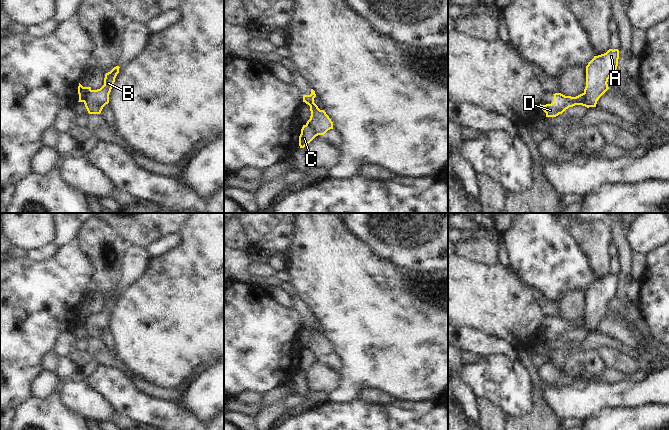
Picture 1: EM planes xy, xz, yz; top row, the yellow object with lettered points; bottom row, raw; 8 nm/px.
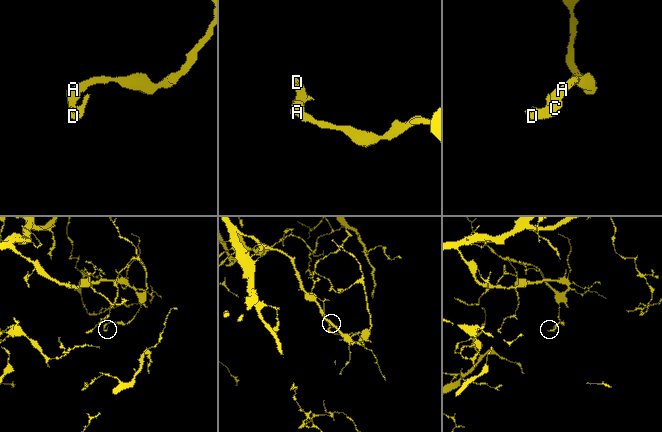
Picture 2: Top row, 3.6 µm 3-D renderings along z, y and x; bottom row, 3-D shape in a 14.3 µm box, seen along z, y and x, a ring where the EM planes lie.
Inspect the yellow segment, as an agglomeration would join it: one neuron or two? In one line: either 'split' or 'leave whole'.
split

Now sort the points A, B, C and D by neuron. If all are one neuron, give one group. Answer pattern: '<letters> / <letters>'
A C / B D

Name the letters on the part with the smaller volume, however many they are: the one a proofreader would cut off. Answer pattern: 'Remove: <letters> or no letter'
Remove: B, D

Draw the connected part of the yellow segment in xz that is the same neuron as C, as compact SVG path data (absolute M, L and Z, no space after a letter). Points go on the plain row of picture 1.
M303 349L301 358L299 360L299 370L304 372L307 370L316 360L318 360L311 351Z

